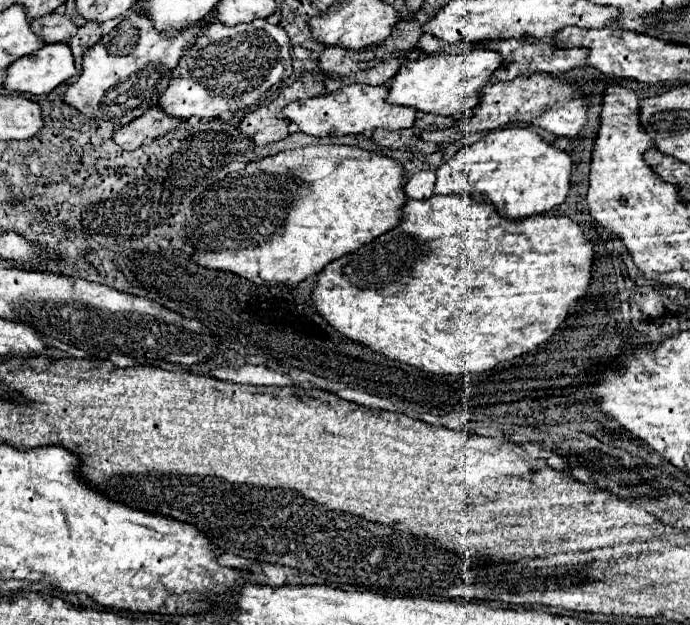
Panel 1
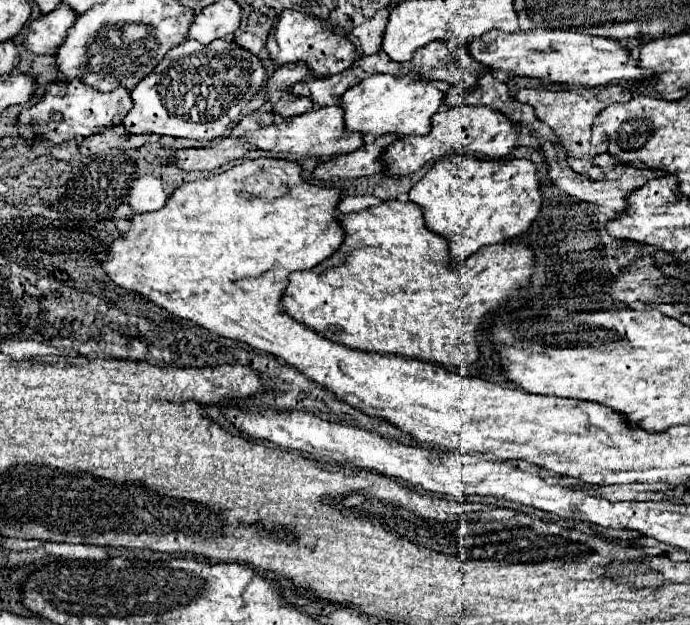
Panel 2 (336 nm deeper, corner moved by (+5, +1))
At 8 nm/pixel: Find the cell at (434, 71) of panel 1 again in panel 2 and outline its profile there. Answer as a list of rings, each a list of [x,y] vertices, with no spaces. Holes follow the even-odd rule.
[[[372,75],[362,83],[350,87],[342,97],[344,107],[344,121],[350,131],[360,131],[364,135],[384,135],[384,133],[398,133],[398,135],[426,135],[432,129],[432,115],[444,103],[444,91],[436,87],[432,79],[418,79],[416,75]]]

